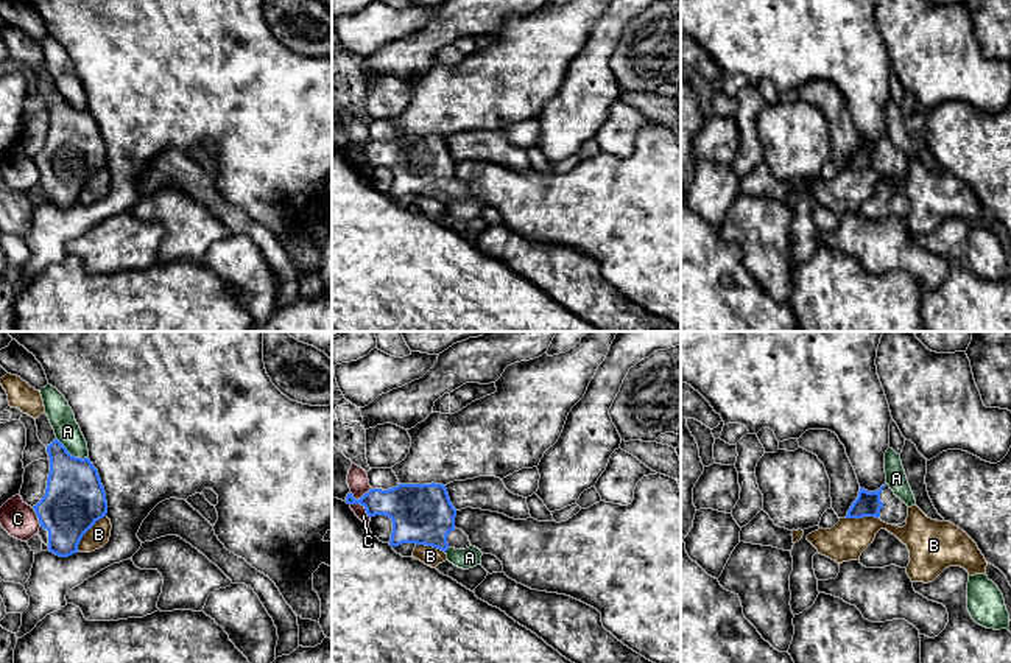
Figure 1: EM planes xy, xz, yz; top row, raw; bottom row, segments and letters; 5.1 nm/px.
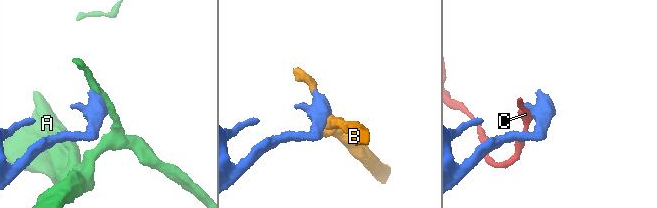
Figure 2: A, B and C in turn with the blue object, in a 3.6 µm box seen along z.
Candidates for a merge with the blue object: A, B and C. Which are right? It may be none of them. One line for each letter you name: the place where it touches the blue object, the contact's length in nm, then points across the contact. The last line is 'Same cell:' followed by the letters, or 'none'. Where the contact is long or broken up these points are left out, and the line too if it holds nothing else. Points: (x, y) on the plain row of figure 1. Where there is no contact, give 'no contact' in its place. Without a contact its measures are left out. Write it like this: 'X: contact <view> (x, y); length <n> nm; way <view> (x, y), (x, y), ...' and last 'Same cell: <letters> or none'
Same cell: none

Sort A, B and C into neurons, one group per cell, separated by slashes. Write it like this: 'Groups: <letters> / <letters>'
Groups: A / B / C

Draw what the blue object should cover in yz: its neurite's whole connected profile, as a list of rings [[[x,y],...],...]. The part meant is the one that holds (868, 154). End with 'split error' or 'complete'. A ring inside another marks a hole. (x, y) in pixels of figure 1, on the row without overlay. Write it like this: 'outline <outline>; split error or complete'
outline [[[882,137],[875,143],[860,139],[857,151],[847,162],[846,170],[875,168],[888,176],[902,176],[908,168],[908,157],[894,146],[889,137]]]; split error

